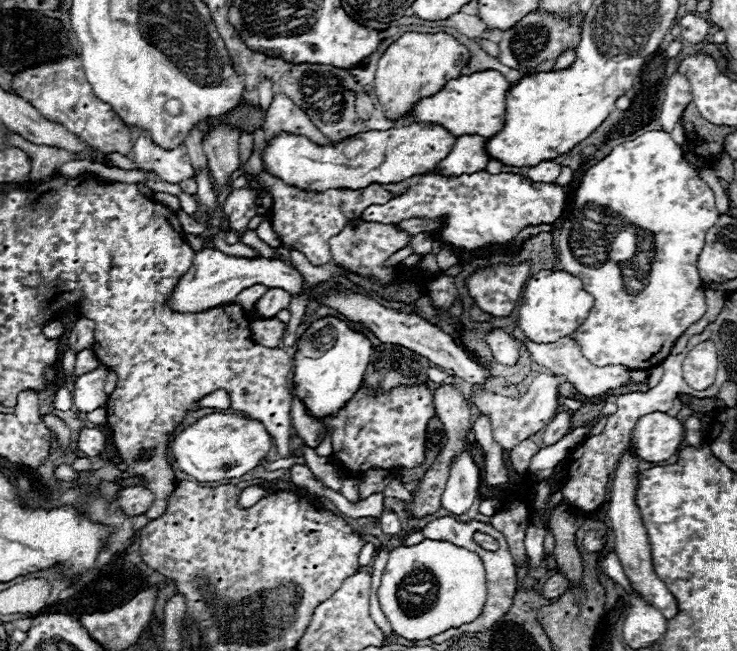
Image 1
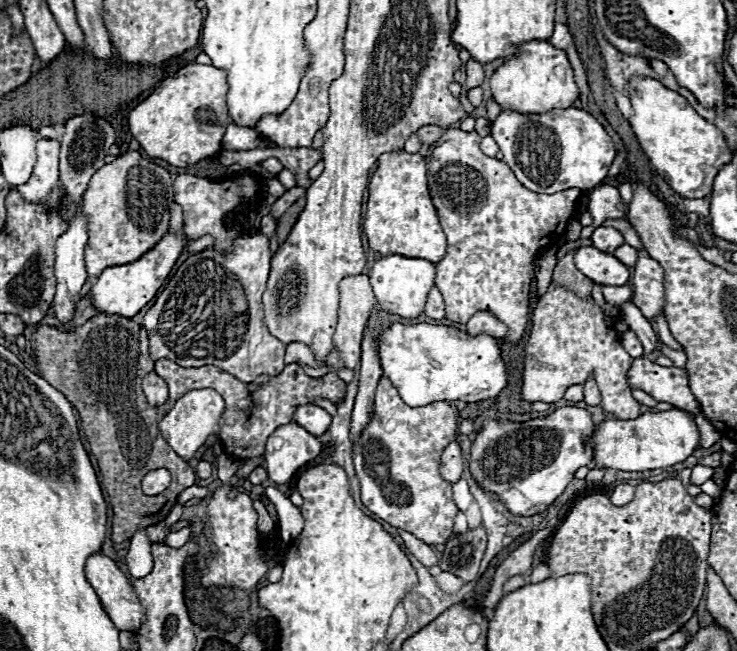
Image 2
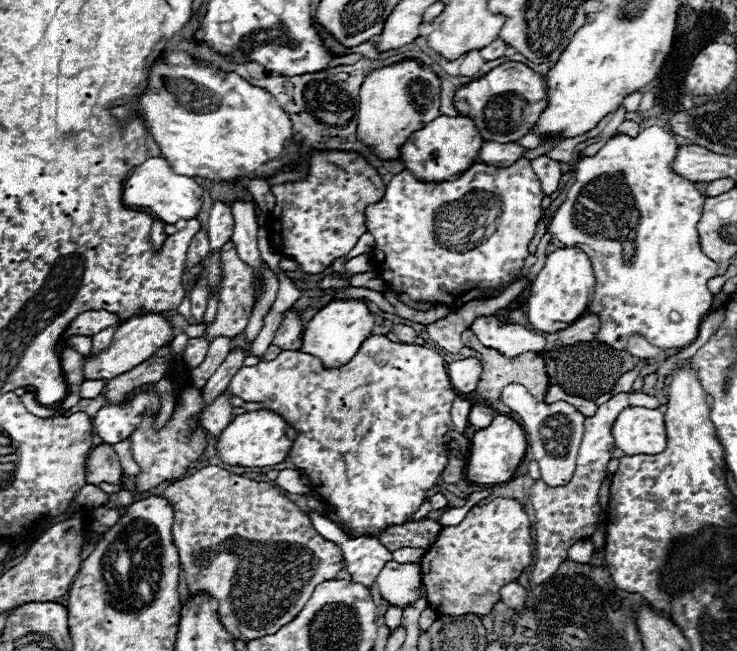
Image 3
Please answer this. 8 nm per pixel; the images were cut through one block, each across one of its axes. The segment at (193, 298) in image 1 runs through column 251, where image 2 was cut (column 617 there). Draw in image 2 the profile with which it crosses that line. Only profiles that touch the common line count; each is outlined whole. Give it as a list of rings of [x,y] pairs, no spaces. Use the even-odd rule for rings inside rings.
[[[594,246],[576,248],[574,262],[580,272],[602,286],[624,286],[630,278],[630,270],[616,256],[602,254],[602,250]]]

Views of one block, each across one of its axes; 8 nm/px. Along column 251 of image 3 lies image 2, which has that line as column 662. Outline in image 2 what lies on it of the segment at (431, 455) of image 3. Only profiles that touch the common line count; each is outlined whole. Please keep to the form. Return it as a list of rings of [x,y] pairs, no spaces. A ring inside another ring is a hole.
[[[634,358],[626,378],[630,388],[644,390],[658,402],[668,402],[690,414],[700,414],[700,404],[690,392],[686,370],[680,370],[676,366],[664,368],[652,364],[646,358]]]

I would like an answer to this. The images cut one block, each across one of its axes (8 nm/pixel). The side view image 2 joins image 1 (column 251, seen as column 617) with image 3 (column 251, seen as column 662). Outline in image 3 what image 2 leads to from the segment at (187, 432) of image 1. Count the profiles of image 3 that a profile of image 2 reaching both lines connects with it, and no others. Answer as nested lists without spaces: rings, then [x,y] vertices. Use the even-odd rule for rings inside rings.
[[[254,410],[236,416],[218,438],[218,454],[226,464],[264,468],[284,462],[294,444],[296,430],[274,410]]]

